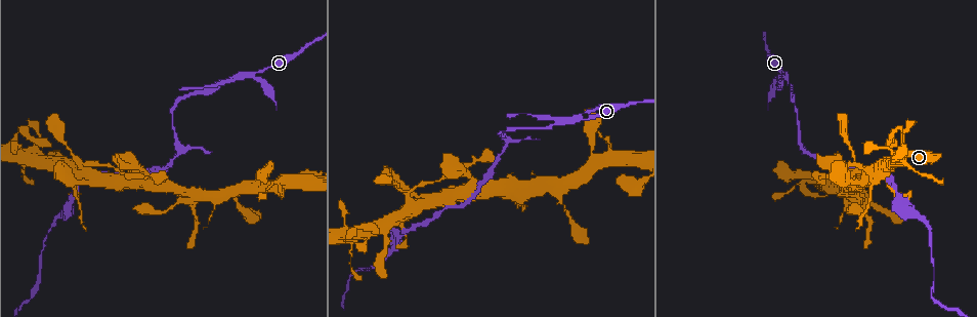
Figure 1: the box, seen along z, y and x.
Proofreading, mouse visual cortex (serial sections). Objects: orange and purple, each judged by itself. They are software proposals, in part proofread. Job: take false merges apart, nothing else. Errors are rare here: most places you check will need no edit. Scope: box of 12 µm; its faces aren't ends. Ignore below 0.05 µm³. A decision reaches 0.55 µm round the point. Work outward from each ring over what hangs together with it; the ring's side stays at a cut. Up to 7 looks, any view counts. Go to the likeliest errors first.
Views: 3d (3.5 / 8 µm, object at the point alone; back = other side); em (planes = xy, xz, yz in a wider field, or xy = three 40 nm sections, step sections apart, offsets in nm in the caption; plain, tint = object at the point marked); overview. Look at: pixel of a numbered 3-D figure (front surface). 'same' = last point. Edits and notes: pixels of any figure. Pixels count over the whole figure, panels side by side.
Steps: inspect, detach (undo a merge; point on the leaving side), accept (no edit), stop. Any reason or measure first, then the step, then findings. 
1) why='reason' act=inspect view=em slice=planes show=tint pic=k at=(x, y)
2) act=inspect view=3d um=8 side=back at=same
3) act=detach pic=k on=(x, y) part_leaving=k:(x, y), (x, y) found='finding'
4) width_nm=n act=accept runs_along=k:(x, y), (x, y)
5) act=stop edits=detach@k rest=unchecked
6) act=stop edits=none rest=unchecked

why='branch point' act=inspect view=3d um=3.5 pic=1 at=(786, 77)

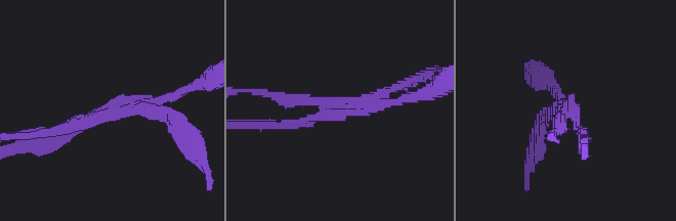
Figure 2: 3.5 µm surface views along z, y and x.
act=inspect view=em slice=xy step=1 show=tint pic=2 at=(120, 106)

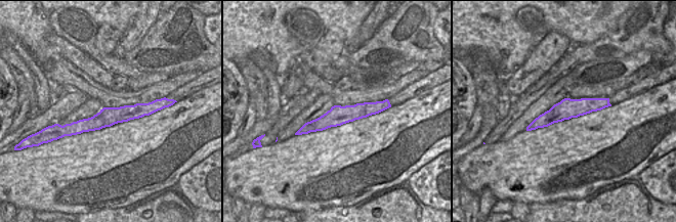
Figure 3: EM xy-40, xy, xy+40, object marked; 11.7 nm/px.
act=detach pic=2 on=(179, 120) border=3:(133, 113), (88, 119) found='a second cell is stuck on'

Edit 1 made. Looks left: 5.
why='see it whole again' act=inspect view=overview

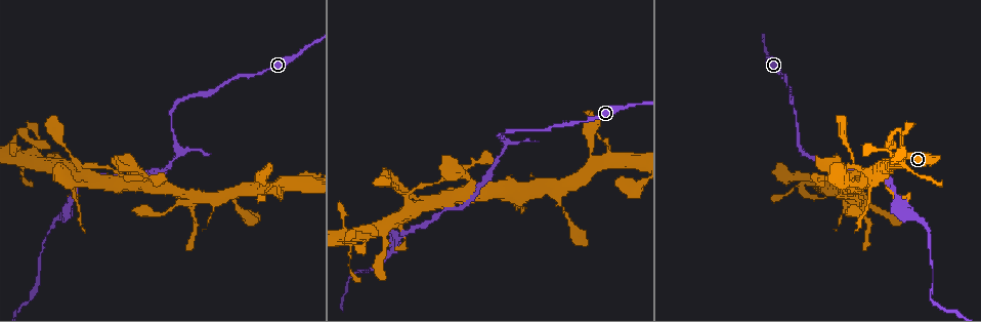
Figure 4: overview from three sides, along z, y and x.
act=inspect view=3d um=3.5 pic=4 at=(510, 144)

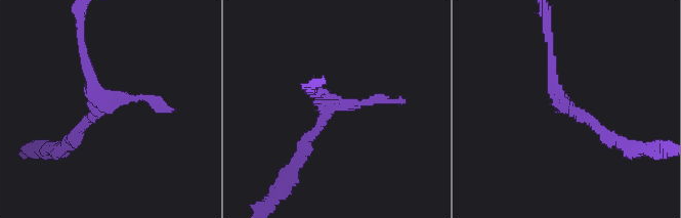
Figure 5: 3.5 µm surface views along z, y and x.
why='now the EM' act=inspect view=em slice=xy step=2 show=tint pic=5 at=(561, 108)

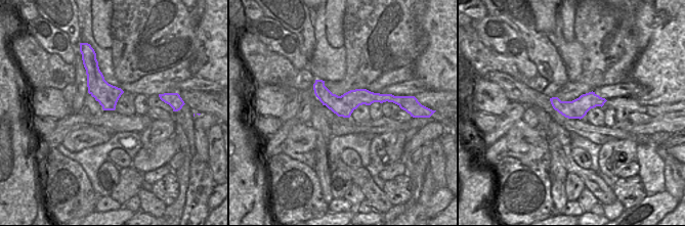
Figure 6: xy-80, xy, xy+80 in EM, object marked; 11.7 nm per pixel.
act=accept runs_along=6:(315, 86), (330, 100), (385, 98) found='all the same cell'

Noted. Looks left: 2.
act=stop edits=detach@2 rest=unchecked

